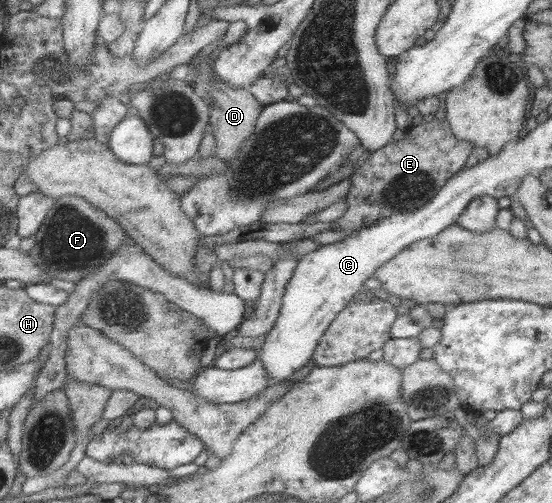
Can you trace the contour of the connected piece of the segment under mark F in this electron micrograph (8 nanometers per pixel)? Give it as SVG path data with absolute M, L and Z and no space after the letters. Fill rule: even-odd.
M79 195L60 197L34 236L37 243L29 253L35 263L41 265L47 275L75 284L89 273L103 267L105 261L113 259L118 250L132 241L132 237L116 219L109 217L103 209L95 207L87 198Z

